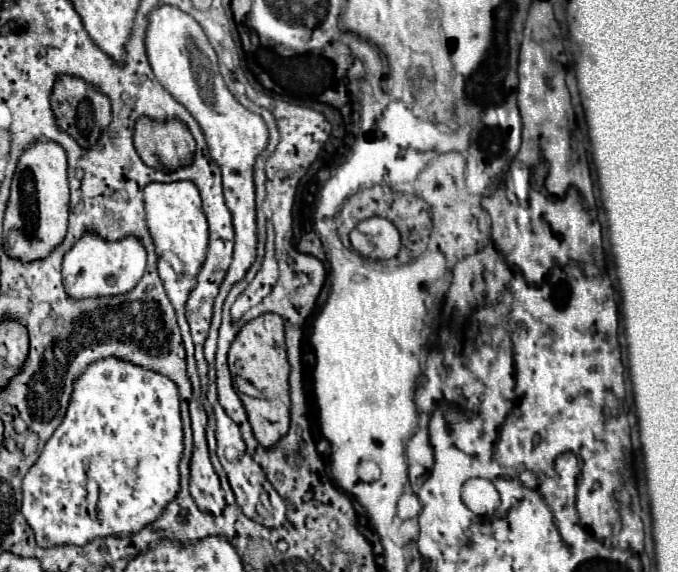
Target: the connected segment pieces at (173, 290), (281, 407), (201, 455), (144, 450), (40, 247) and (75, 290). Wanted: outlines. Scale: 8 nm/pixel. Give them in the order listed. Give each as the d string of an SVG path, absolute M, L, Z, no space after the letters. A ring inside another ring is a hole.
M174 182L174 184L148 184L144 190L146 200L146 226L152 236L156 254L158 254L158 276L164 282L166 294L176 310L178 326L182 330L182 340L186 346L188 366L194 366L194 344L190 338L186 322L186 300L196 286L196 276L206 260L208 250L208 222L202 214L202 200L194 182Z
M262 314L250 320L230 346L228 366L232 376L240 376L260 390L260 398L242 396L242 404L246 408L256 440L264 448L272 448L288 434L290 426L290 388L288 388L290 364L286 358L282 318L278 314Z
M190 408L192 416L192 430L194 430L194 452L192 452L192 464L190 464L190 494L196 502L196 506L202 512L210 512L214 516L220 516L224 510L224 492L220 488L218 474L212 468L212 462L208 458L208 446L206 446L206 412L202 408Z
M114 358L90 364L90 368L86 368L86 372L76 380L74 396L62 424L50 436L38 462L22 480L22 514L36 536L36 544L42 548L60 544L86 546L94 538L126 538L150 526L180 490L178 464L182 452L184 434L178 386L170 378ZM88 478L96 480L100 486L98 520L88 514Z
M36 142L24 150L12 180L10 200L4 216L6 254L20 262L34 262L50 256L68 230L70 190L66 176L66 152L54 142Z
M84 236L74 244L74 248L64 256L62 278L64 290L74 300L98 298L98 296L120 296L130 292L142 278L146 268L146 250L134 236L126 236L118 242L98 240L98 236Z

